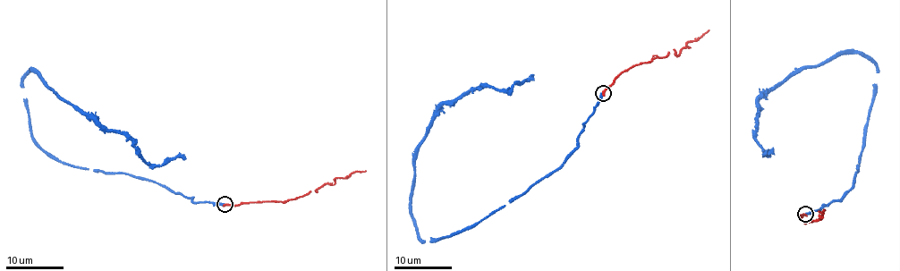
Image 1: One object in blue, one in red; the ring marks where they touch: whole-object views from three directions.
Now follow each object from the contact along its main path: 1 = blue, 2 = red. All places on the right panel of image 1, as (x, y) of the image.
1: (804, 214), (849, 191), (877, 66), (858, 54), (833, 55), (763, 90), (754, 134), (768, 154)
2: (804, 214), (799, 215), (802, 221), (813, 222), (822, 218), (823, 210)

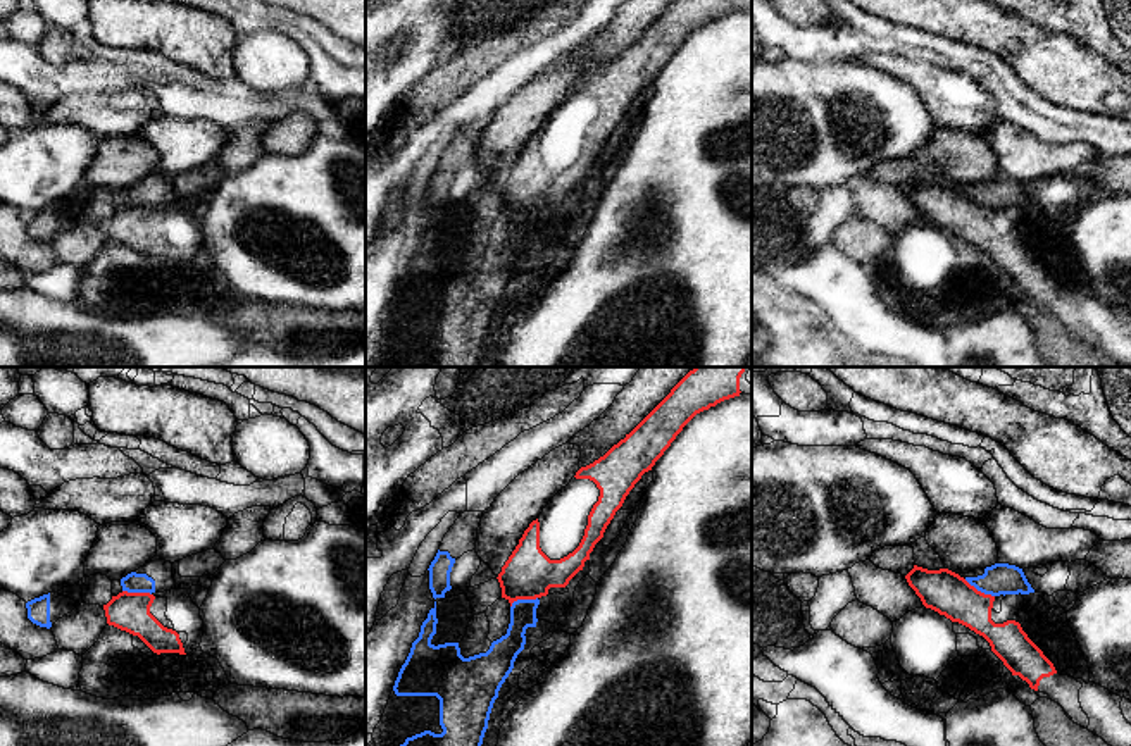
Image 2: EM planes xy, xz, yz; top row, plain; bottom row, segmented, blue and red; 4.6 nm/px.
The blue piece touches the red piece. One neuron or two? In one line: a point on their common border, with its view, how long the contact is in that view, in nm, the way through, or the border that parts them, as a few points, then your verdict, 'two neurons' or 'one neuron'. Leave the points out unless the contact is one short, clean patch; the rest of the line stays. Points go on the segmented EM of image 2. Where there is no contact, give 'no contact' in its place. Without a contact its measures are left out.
meets blue in yz at (980, 590); contact 170 nm long; border along yz (964, 579), (993, 596); two neurons

